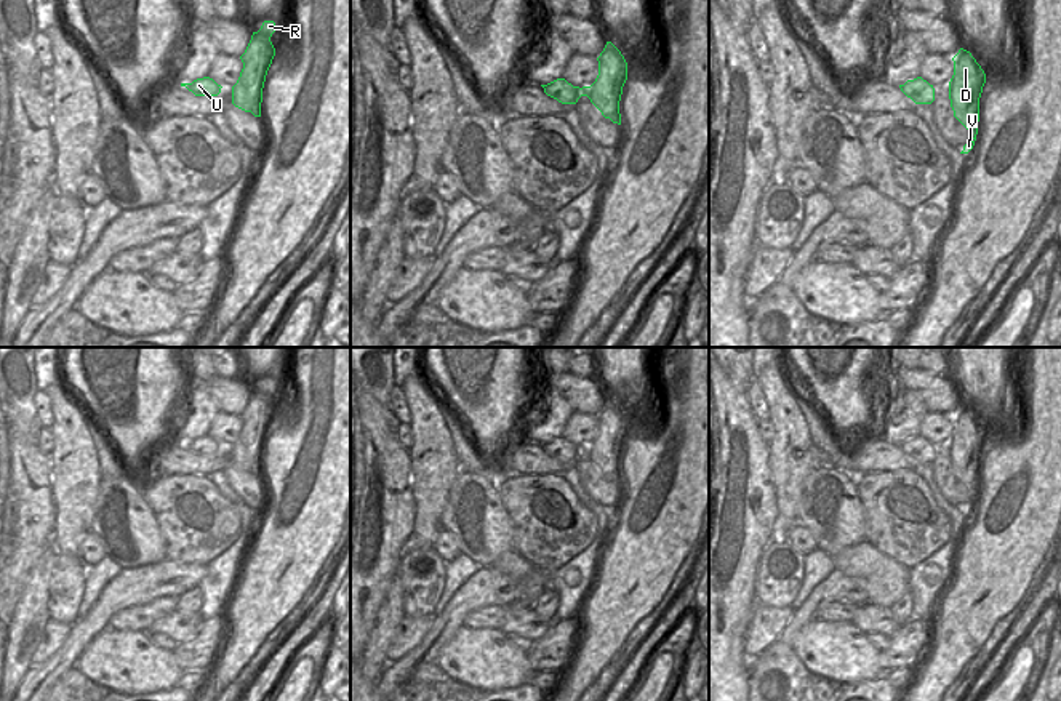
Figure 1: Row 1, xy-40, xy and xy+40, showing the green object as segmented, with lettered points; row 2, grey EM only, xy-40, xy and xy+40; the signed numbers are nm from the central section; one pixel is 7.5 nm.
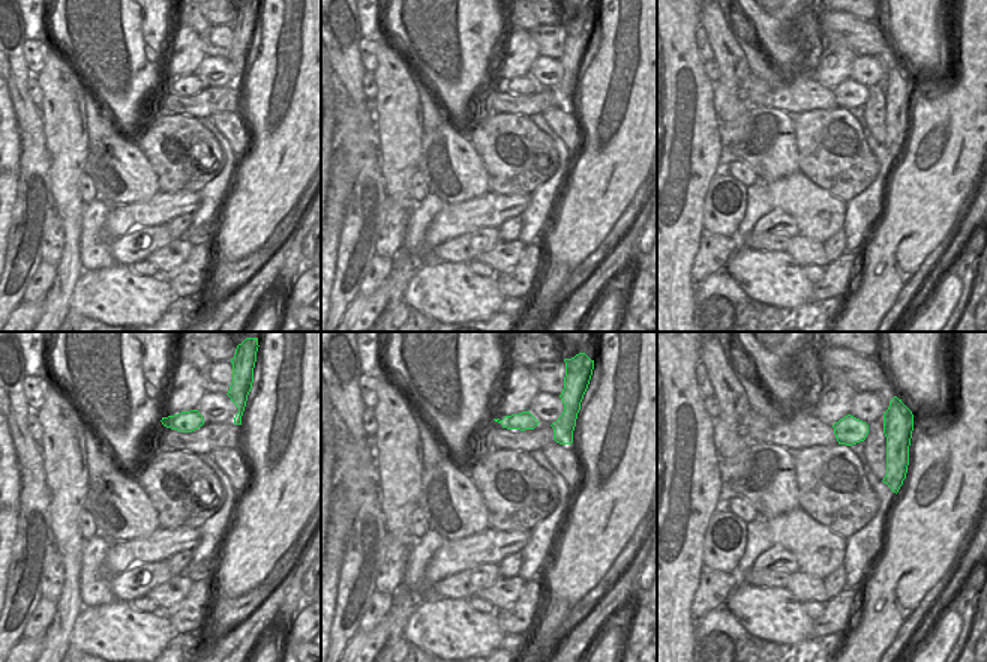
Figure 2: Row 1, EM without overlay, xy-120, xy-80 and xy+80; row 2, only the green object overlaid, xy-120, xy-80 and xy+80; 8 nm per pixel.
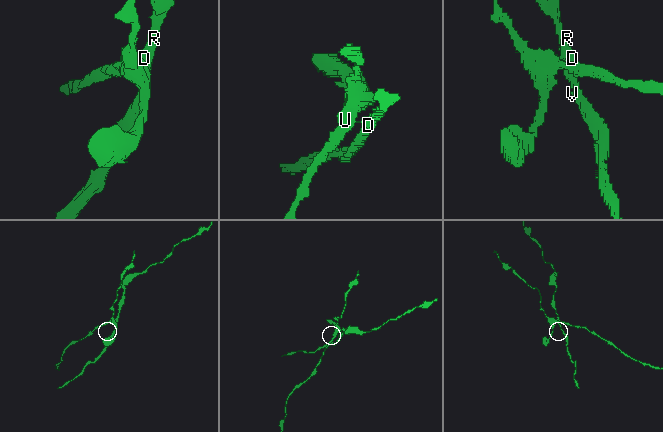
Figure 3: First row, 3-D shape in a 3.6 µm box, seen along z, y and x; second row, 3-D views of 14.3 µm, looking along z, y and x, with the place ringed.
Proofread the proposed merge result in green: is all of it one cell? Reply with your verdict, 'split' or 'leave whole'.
split

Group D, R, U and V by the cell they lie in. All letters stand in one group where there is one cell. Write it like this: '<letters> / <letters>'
D R V / U

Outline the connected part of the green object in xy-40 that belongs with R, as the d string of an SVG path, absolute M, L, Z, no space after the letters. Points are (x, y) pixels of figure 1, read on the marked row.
M264 21L261 29L253 32L245 53L240 56L243 69L232 86L232 104L251 112L254 117L261 117L262 88L275 56L275 48L270 42L274 32L274 21Z

